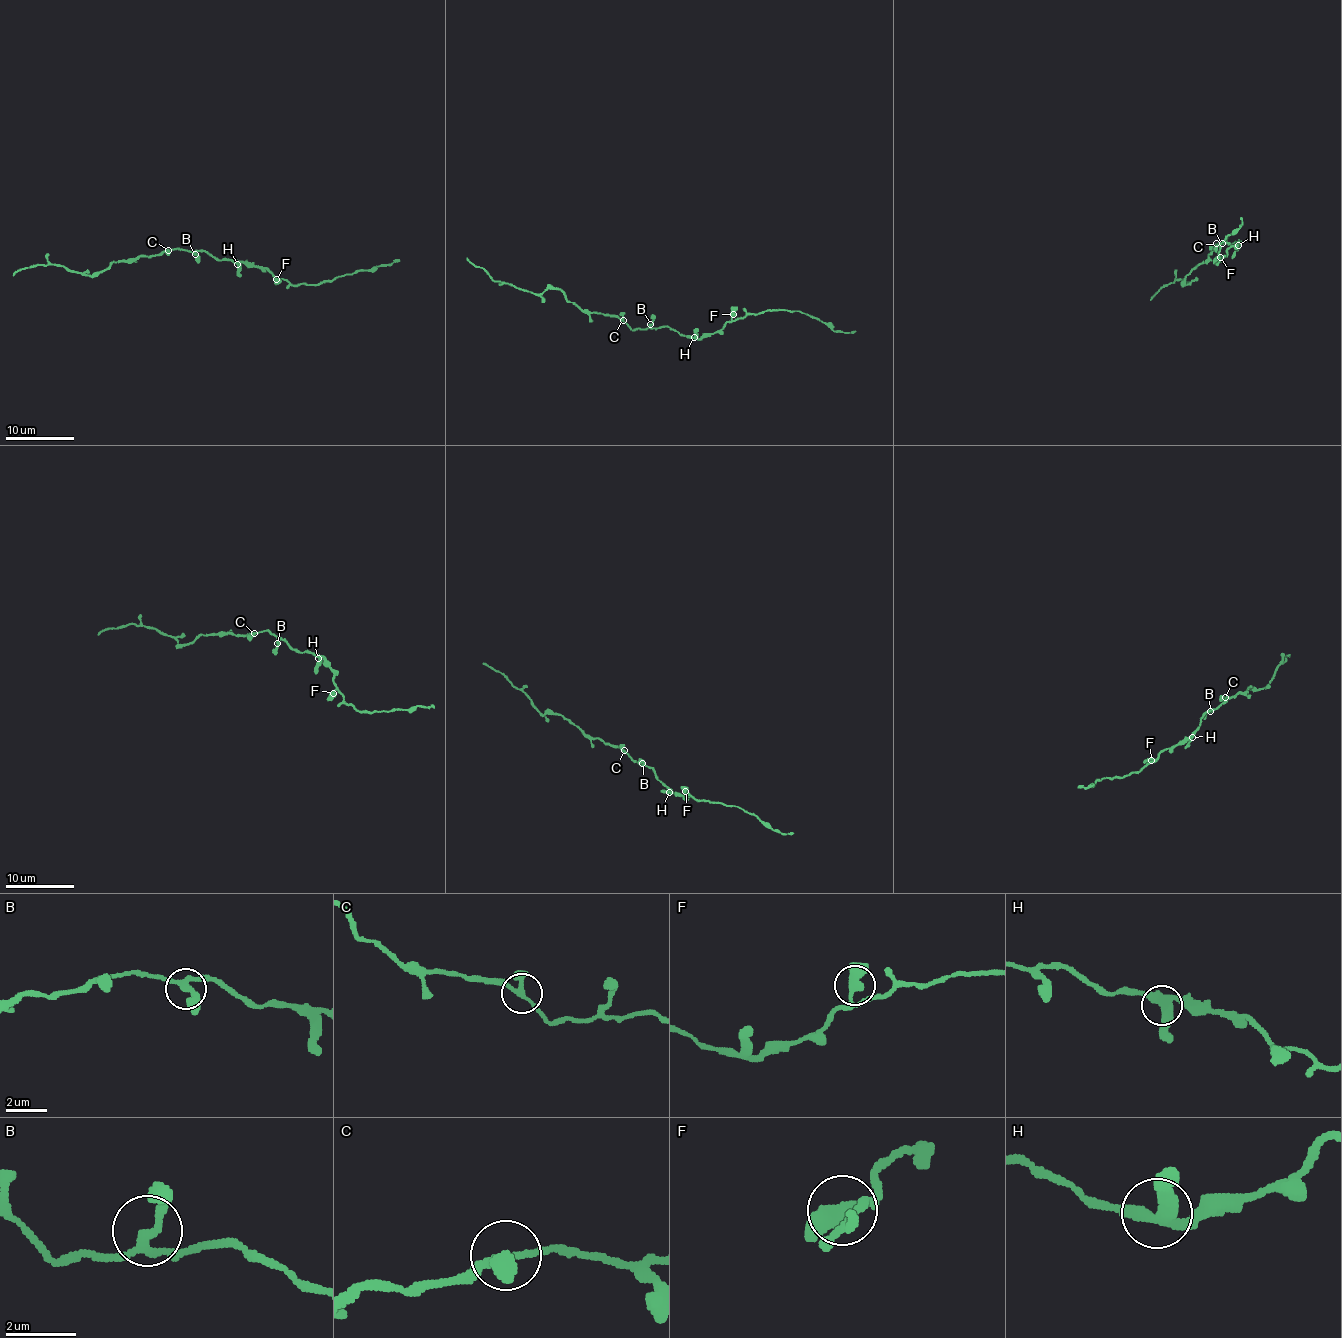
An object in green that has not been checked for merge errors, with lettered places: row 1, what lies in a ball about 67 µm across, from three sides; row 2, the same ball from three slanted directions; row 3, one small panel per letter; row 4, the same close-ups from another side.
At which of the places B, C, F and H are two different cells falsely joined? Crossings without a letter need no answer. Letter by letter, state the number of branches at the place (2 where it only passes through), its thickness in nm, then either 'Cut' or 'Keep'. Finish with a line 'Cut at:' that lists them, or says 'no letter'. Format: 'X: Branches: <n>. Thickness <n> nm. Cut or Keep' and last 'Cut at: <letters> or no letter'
B: Branches: 3. Thickness 200 nm. Keep
C: Branches: 3. Thickness 200 nm. Keep
F: Branches: 4. Thickness 340 nm. Keep
H: Branches: 3. Thickness 360 nm. Keep
Cut at: no letter

